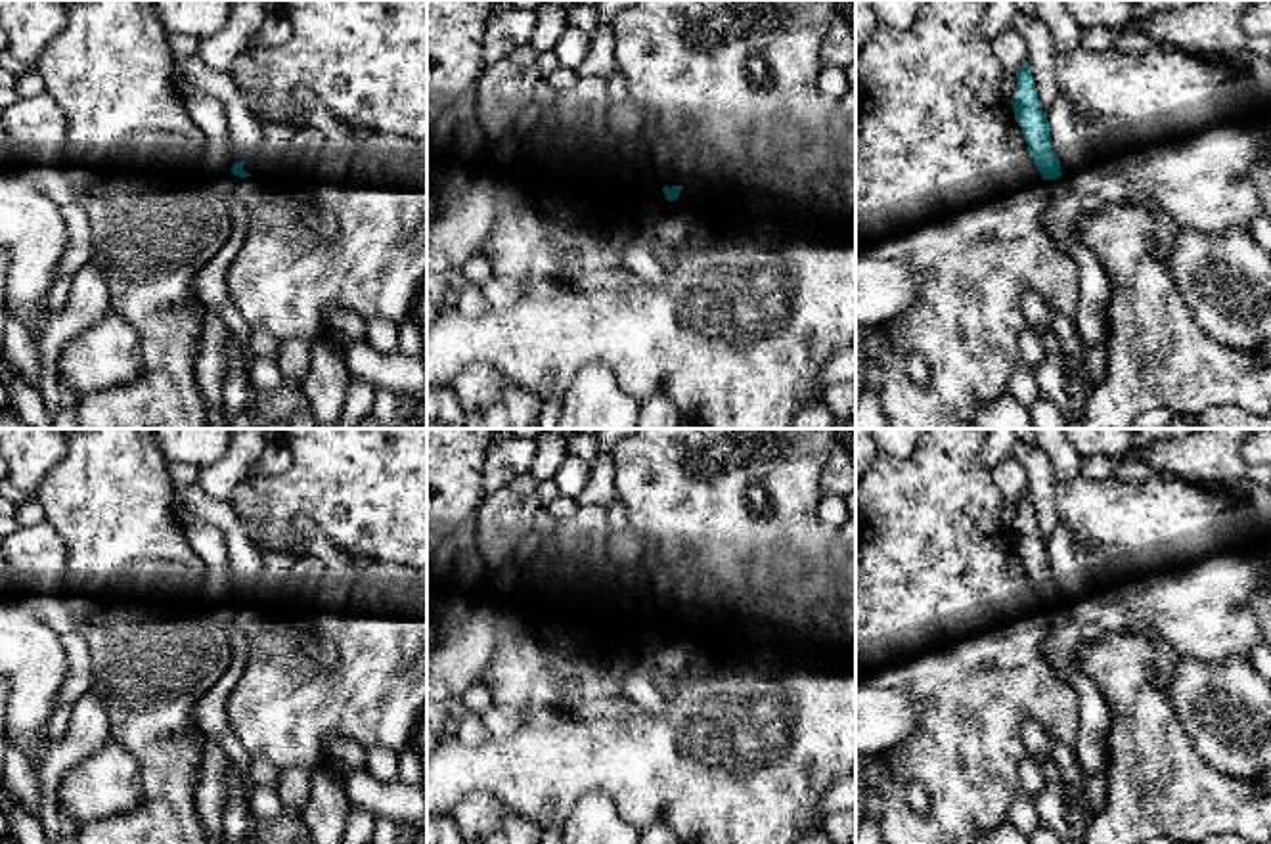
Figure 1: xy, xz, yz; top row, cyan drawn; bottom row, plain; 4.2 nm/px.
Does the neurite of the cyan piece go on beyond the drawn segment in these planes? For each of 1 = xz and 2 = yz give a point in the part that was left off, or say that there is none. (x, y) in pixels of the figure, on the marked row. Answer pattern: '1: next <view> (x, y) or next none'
1: next none
2: next none

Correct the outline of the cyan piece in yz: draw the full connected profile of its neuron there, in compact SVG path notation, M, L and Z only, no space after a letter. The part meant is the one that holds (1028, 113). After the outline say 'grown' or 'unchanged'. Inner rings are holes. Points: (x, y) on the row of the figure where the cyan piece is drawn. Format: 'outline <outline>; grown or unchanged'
outline M1028 61L1016 71L1016 88L1009 103L1015 109L1015 119L1022 128L1030 157L1034 159L1041 178L1060 178L1060 161L1053 155L1051 149L1049 121L1041 111Z; unchanged

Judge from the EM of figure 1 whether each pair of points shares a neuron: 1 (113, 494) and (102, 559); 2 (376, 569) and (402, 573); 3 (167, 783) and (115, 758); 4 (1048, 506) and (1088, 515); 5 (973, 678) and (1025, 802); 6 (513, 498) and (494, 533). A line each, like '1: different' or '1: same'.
1: same
2: same
3: different
4: different
5: different
6: same

